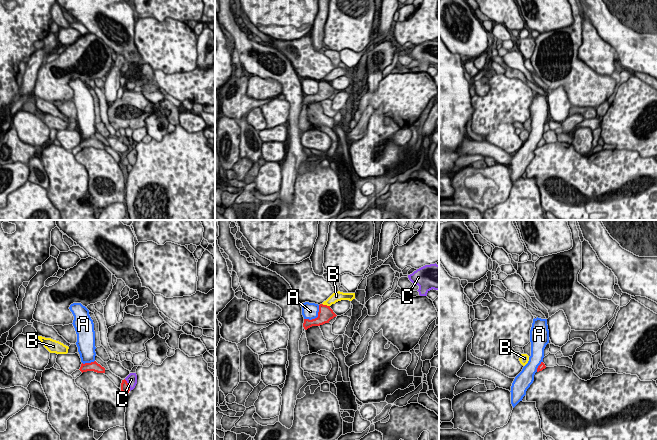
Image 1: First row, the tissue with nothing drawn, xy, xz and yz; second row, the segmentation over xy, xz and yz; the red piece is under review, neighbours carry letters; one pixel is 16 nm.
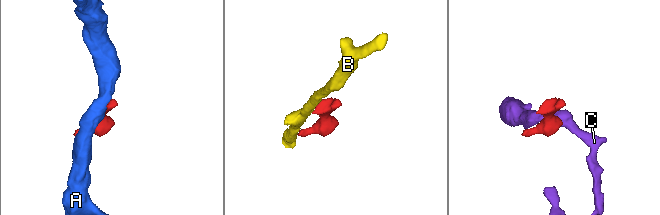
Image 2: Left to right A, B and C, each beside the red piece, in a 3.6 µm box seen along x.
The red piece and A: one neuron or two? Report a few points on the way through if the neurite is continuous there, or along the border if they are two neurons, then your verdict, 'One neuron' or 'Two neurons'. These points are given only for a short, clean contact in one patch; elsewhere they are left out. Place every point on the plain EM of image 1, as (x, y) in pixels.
Boundary: xz (319, 81), (316, 93), (304, 95). Two neurons

